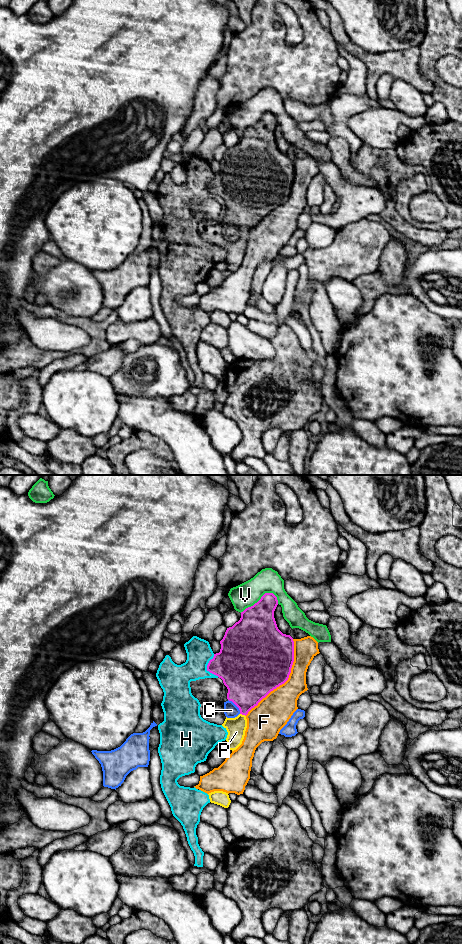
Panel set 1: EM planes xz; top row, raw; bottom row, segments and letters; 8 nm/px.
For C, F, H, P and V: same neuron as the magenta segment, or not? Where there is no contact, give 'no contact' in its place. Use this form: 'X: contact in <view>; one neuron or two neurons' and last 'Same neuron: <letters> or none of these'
C: contact in xz; two neurons
F: contact in xz; two neurons
H: contact in xz; two neurons
P: contact in xz; one neuron
V: contact in xz; two neurons
Same neuron: P

